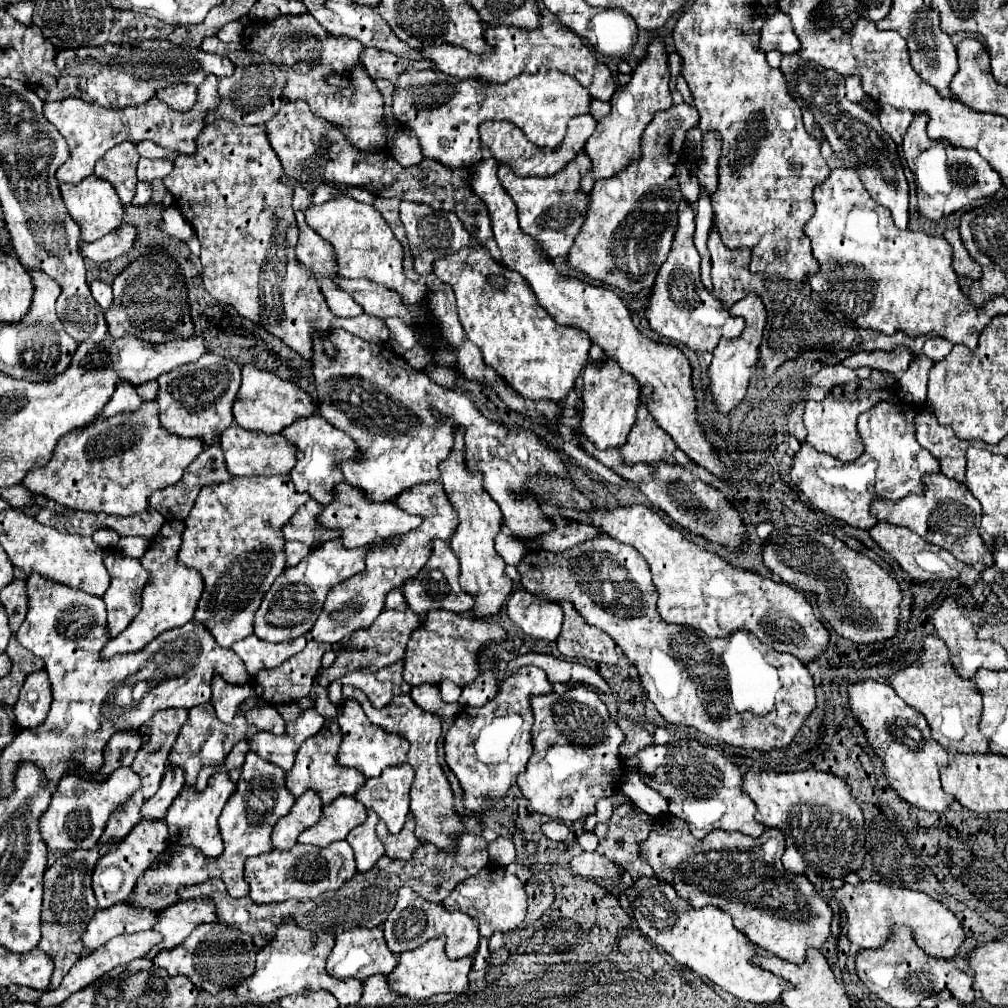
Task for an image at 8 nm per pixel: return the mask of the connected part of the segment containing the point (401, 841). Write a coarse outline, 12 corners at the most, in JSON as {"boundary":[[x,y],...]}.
{"boundary":[[412,814],[404,830],[390,834],[380,820],[378,838],[386,846],[386,856],[410,860],[422,844],[416,838]]}

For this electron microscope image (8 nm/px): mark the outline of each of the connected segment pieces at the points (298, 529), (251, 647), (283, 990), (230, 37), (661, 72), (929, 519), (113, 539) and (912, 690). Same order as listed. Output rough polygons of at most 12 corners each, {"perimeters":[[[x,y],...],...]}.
{"perimeters":[[[308,500],[284,526],[286,540],[320,546],[342,530],[318,522],[322,504]],[[250,634],[232,650],[248,674],[276,668],[302,652],[308,638],[270,644]],[[286,918],[238,986],[248,1002],[328,990],[342,1006],[362,982],[326,972],[334,934]],[[242,22],[226,24],[216,36],[222,42],[240,42]],[[652,38],[586,142],[590,192],[638,158],[652,114],[672,106],[666,44]],[[944,474],[872,514],[964,564],[994,564],[980,502]],[[98,530],[92,540],[100,548],[112,548],[118,534],[112,530]],[[938,636],[890,686],[952,754],[986,754],[982,696]]]}

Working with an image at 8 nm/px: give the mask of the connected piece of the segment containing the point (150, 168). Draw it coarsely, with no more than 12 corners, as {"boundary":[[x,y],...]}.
{"boundary":[[140,158],[138,180],[152,182],[172,170],[172,162]]}

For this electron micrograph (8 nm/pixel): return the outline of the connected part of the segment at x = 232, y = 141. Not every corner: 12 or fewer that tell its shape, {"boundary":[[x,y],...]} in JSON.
{"boundary":[[206,126],[162,184],[206,290],[310,360],[334,316],[296,260],[294,190],[264,126]]}

